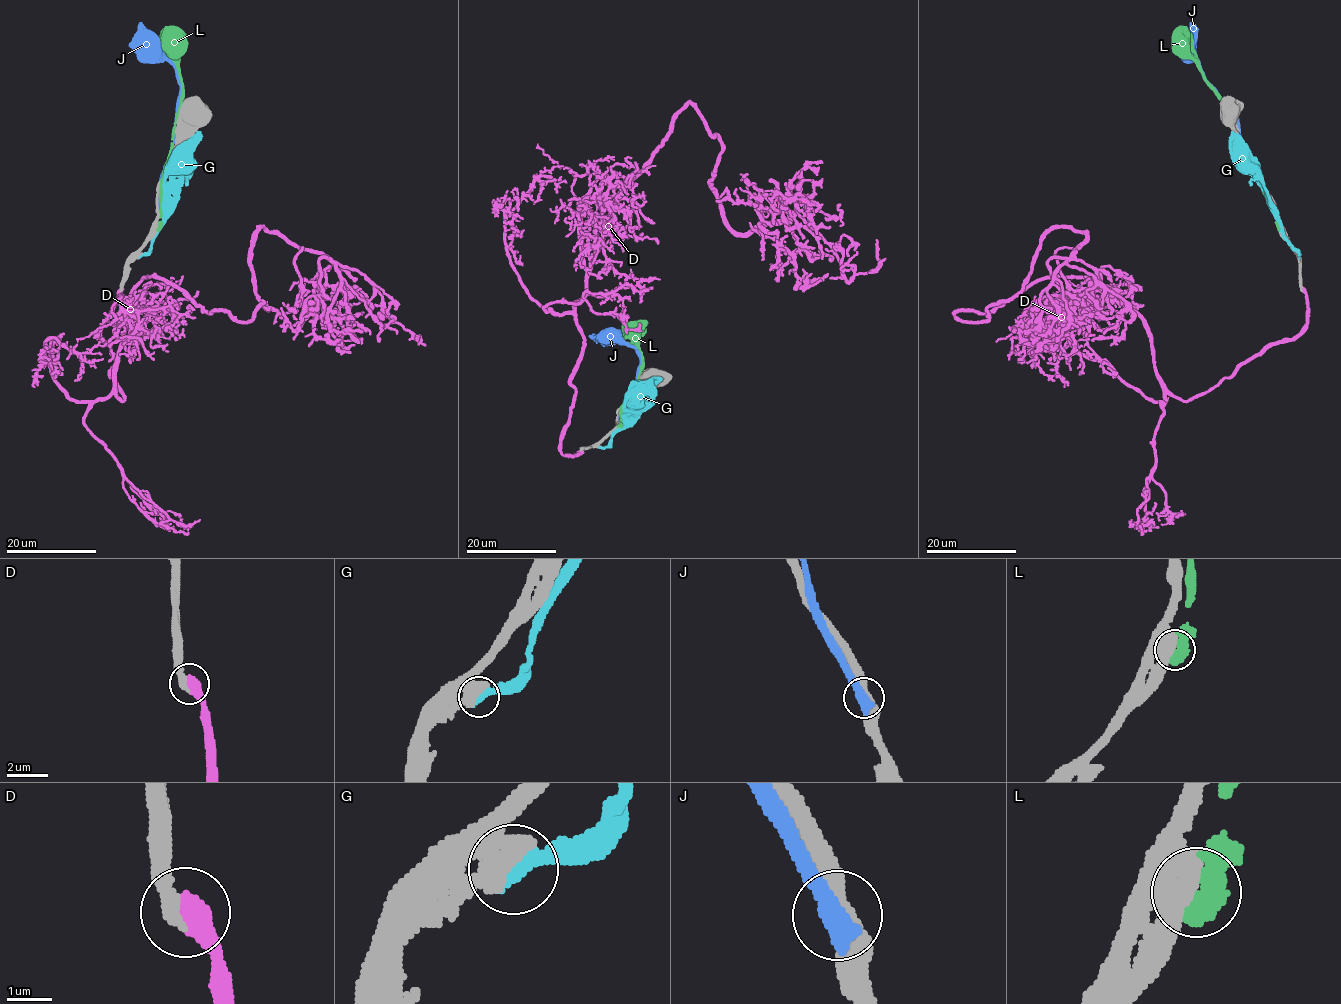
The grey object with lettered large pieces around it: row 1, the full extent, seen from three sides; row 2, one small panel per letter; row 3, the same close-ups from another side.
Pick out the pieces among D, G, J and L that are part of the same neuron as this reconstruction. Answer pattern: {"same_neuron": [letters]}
{"same_neuron": ["D"]}

